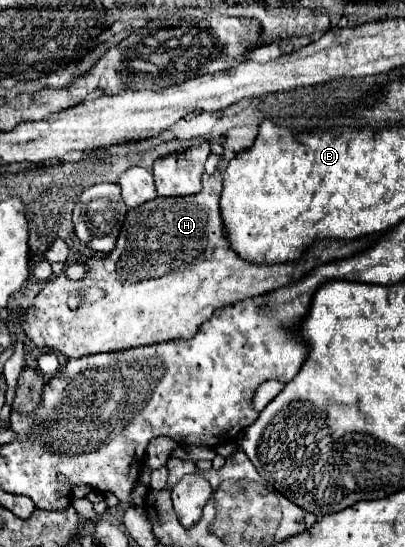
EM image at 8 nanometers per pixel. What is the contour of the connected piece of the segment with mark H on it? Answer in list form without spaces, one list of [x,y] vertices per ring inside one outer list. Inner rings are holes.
[[[214,172],[212,176],[204,174],[202,184],[204,184],[202,192],[194,196],[178,196],[178,198],[158,196],[130,210],[120,230],[116,248],[104,258],[98,258],[98,256],[90,258],[86,262],[90,272],[86,274],[84,280],[72,282],[64,274],[48,280],[42,292],[34,298],[32,306],[22,316],[22,326],[24,326],[26,336],[38,348],[50,348],[68,358],[82,358],[82,356],[90,356],[98,352],[116,352],[124,348],[176,340],[176,338],[192,338],[196,330],[200,328],[200,324],[206,322],[210,314],[214,314],[214,310],[228,306],[242,298],[252,298],[252,296],[260,296],[260,294],[278,290],[278,288],[290,286],[298,282],[298,278],[304,278],[306,274],[310,274],[310,270],[314,270],[316,266],[346,258],[370,246],[370,238],[360,238],[360,240],[350,240],[350,242],[320,240],[298,262],[286,262],[286,264],[274,264],[274,266],[250,264],[230,250],[230,246],[226,244],[224,232],[222,232],[222,216],[218,208],[222,176],[218,172]],[[84,286],[98,286],[106,290],[106,296],[98,302],[82,304],[78,310],[70,310],[66,304],[70,292],[84,288]]]

